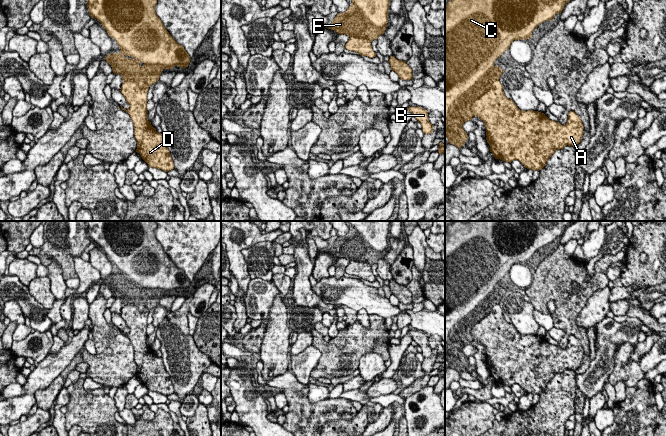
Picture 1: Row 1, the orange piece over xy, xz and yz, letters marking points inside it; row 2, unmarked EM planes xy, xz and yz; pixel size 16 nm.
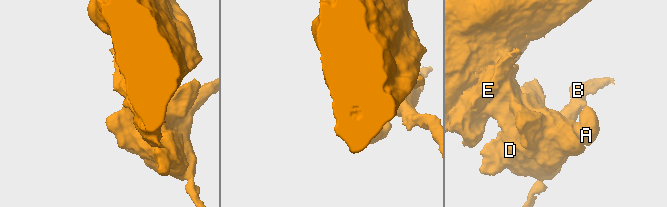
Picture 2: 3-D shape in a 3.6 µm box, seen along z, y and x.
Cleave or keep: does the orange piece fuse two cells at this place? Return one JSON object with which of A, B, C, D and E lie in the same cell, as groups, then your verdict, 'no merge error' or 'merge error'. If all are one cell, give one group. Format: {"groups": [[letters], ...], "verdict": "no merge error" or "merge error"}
{"groups": [["A", "B", "D"], ["C", "E"]], "verdict": "merge error"}

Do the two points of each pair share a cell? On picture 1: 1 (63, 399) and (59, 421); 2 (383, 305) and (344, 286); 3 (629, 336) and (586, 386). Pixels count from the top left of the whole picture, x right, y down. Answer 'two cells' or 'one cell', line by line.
1: one cell
2: one cell
3: one cell

